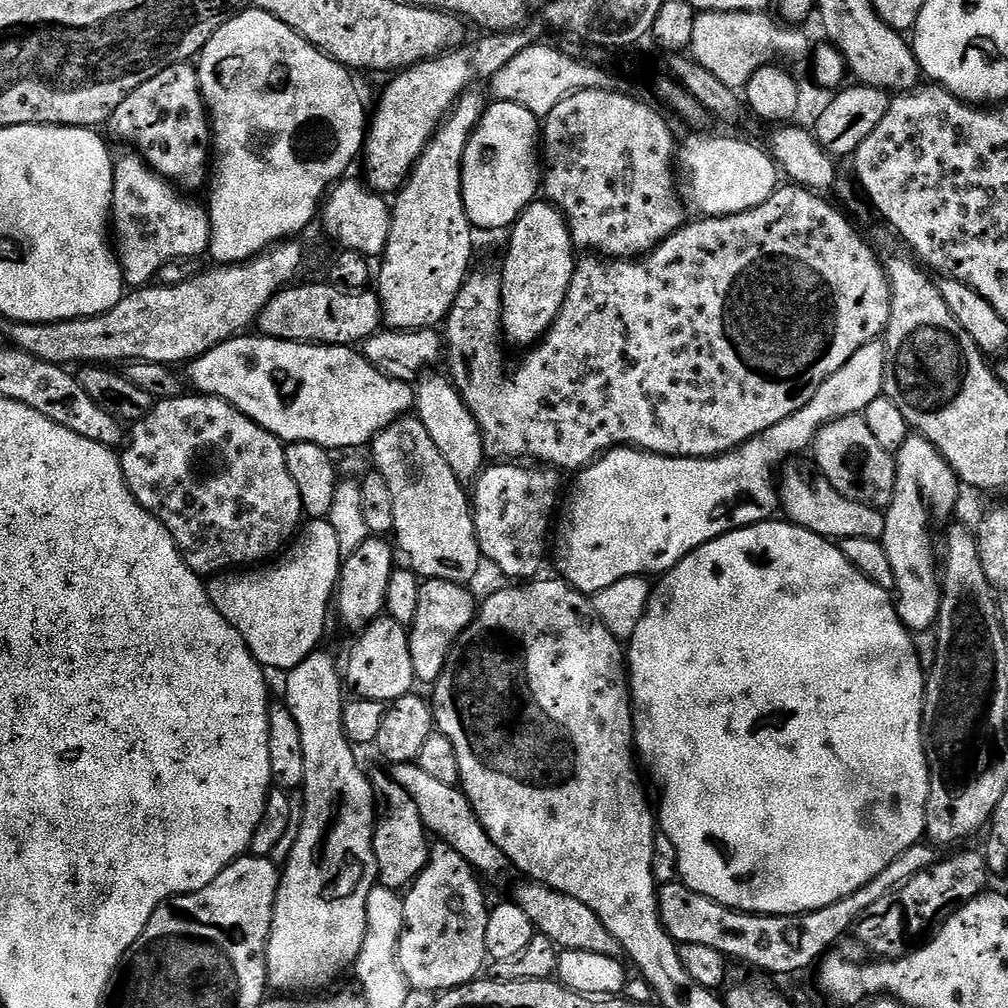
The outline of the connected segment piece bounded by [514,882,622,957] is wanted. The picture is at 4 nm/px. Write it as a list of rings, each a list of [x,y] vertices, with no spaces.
[[[520,883],[524,884],[516,888],[515,904],[522,910],[526,910],[530,922],[538,930],[539,935],[550,938],[550,942],[554,942],[557,949],[565,952],[586,950],[586,954],[606,954],[614,957],[621,955],[622,949],[618,938],[614,938],[614,934],[610,934],[610,930],[602,926],[598,914],[594,914],[590,906],[578,902],[578,898],[570,898],[570,894],[559,892],[545,884]]]

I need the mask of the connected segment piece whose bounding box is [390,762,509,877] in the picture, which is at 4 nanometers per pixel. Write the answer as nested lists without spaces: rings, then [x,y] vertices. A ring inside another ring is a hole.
[[[416,762],[391,765],[390,775],[402,786],[402,790],[406,790],[406,794],[410,794],[429,833],[439,843],[449,844],[481,877],[496,876],[503,868],[509,867],[508,859],[504,857],[502,850],[498,850],[490,834],[486,834],[472,803],[468,800],[468,795],[457,785],[438,782],[438,778],[426,774],[426,770],[422,770]]]

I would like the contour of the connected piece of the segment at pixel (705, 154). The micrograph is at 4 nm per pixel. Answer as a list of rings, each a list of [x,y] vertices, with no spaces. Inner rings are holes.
[[[692,134],[692,137],[688,141],[683,141],[682,147],[678,152],[678,164],[684,167],[684,176],[688,179],[688,196],[687,199],[690,201],[692,199],[692,204],[694,207],[700,211],[699,215],[701,217],[707,218],[709,216],[733,216],[734,214],[742,214],[746,210],[754,210],[754,206],[762,206],[762,202],[766,202],[771,196],[776,193],[778,187],[778,181],[776,181],[776,172],[778,176],[778,165],[775,160],[772,159],[771,155],[767,151],[764,152],[760,148],[755,148],[752,144],[747,144],[744,140],[727,140],[726,137],[720,136],[717,140],[711,140],[710,137],[704,136],[708,134]]]

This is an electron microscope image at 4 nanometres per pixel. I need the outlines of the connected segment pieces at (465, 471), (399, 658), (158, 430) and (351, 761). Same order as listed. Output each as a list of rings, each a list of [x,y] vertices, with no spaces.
[[[425,375],[414,388],[416,393],[415,415],[422,422],[422,426],[426,426],[426,434],[434,438],[434,446],[442,450],[442,458],[450,462],[450,470],[454,470],[461,484],[471,485],[486,467],[482,430],[474,414],[470,414],[461,389],[457,388],[447,375],[444,375],[445,377],[427,376]]]
[[[381,614],[359,633],[357,640],[360,641],[348,656],[348,672],[346,668],[347,687],[351,691],[353,688],[359,699],[391,702],[413,691],[412,684],[415,685],[417,679],[414,662],[410,658],[408,634],[409,629],[405,625],[394,622],[387,614]]]
[[[185,394],[175,396],[172,400],[159,401],[153,407],[152,412],[146,414],[146,418],[142,418],[137,424],[131,425],[126,447],[120,456],[120,465],[136,501],[151,516],[158,518],[168,527],[174,542],[178,546],[178,550],[183,554],[185,562],[190,566],[190,570],[194,570],[202,578],[208,578],[213,574],[229,570],[240,570],[245,566],[259,565],[261,562],[275,557],[297,535],[302,524],[304,507],[302,506],[302,498],[298,494],[298,486],[294,486],[294,478],[290,478],[290,470],[286,466],[284,449],[285,445],[278,437],[270,434],[262,426],[255,424],[249,416],[242,414],[237,408],[227,404],[225,400],[218,400],[214,396]]]
[[[317,650],[315,652],[311,652],[308,657],[305,658],[303,662],[301,662],[298,667],[291,669],[287,673],[288,681],[284,684],[284,696],[282,696],[283,703],[287,704],[288,709],[290,710],[290,714],[294,714],[294,722],[298,722],[298,730],[302,730],[302,754],[306,754],[306,778],[304,779],[304,787],[302,789],[302,795],[304,795],[304,813],[299,813],[298,816],[298,827],[295,829],[297,834],[297,840],[294,842],[293,852],[290,854],[289,858],[282,865],[282,871],[280,874],[280,885],[278,886],[278,894],[276,895],[276,901],[274,902],[274,918],[272,919],[272,925],[270,926],[270,934],[268,935],[268,961],[266,962],[266,970],[268,971],[268,988],[274,990],[277,988],[277,993],[280,994],[312,994],[315,988],[324,988],[327,984],[332,984],[336,979],[339,978],[340,975],[343,974],[344,971],[351,969],[353,965],[355,965],[356,959],[358,958],[358,954],[362,950],[362,942],[366,938],[366,898],[370,898],[370,890],[377,883],[378,877],[376,874],[376,855],[374,854],[374,846],[372,845],[372,835],[374,834],[374,830],[376,829],[376,821],[378,819],[378,809],[376,807],[376,793],[372,790],[372,782],[369,776],[369,773],[366,771],[363,772],[360,769],[360,760],[356,757],[357,749],[354,747],[351,740],[349,740],[348,735],[344,732],[344,706],[346,703],[346,695],[344,696],[344,692],[346,693],[346,684],[342,679],[342,672],[336,669],[336,660],[331,656],[328,652],[323,652],[323,650]]]

